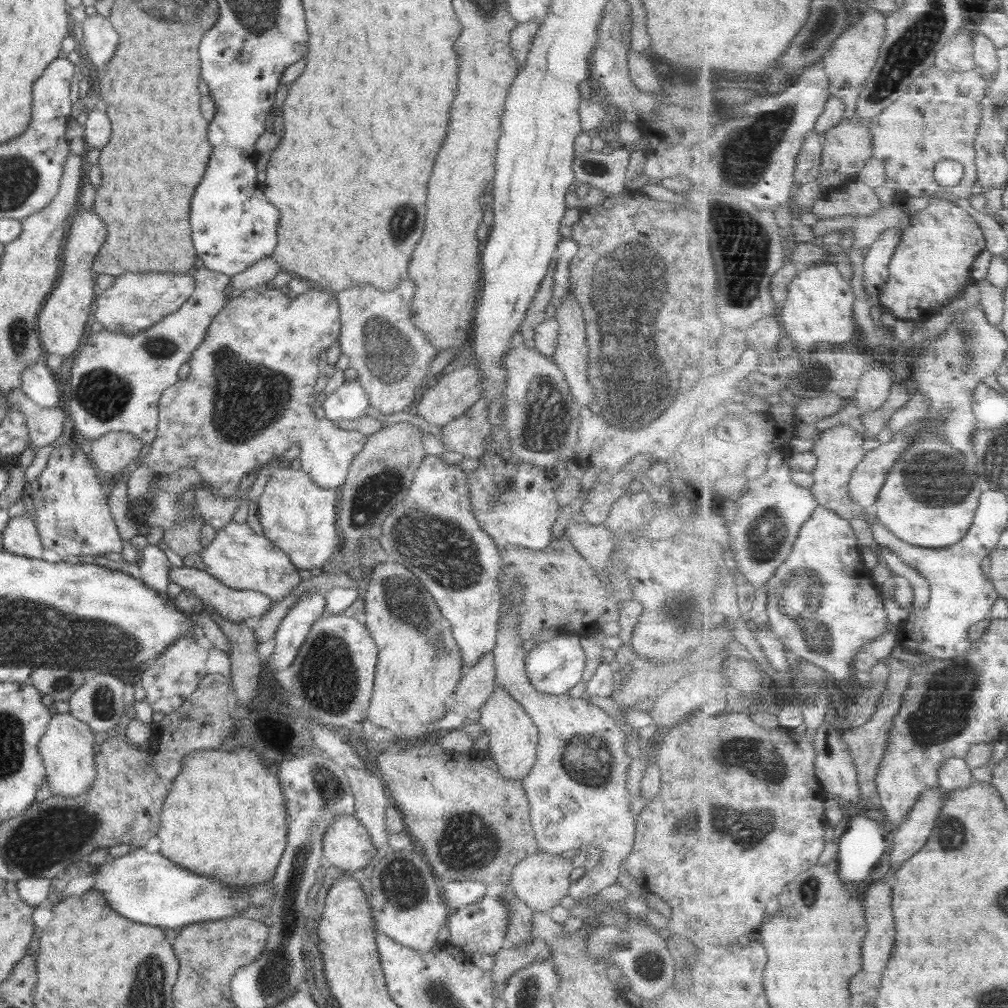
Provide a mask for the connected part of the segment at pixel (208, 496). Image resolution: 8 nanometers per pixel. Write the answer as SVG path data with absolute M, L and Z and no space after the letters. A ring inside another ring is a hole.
M194 484L194 503L197 512L203 517L208 526L212 526L217 532L222 530L232 520L242 501L239 497L226 498L219 494L213 494L208 488Z

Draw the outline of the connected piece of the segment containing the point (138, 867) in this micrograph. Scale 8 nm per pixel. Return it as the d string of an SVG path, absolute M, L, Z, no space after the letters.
M138 847L126 855L114 857L106 865L98 865L95 874L96 883L90 890L98 891L119 915L140 924L163 929L179 930L194 923L225 919L254 904L265 904L268 907L273 896L270 881L236 890L218 879L190 872L190 869L168 860L159 852L146 851L145 847Z

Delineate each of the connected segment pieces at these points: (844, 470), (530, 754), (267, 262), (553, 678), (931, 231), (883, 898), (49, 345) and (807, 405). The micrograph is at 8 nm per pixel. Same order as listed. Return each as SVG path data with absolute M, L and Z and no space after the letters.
M841 424L820 434L819 442L812 449L819 456L819 463L813 472L815 485L811 488L823 507L840 513L848 520L862 516L865 508L850 494L849 484L857 466L866 458L869 451L864 449L866 438L852 425Z
M495 684L492 694L479 708L478 723L484 727L489 739L488 751L495 760L498 770L507 779L521 780L529 775L537 759L539 729L521 704L514 700L506 689Z
M271 256L261 258L246 270L233 274L230 286L234 288L234 294L241 293L246 289L265 287L278 274L279 269L280 266Z
M558 635L549 640L538 640L538 645L527 652L525 672L528 682L538 692L547 695L568 693L569 690L582 681L585 670L586 655L578 635Z
M931 199L926 209L912 216L912 223L891 262L891 279L883 288L881 304L898 319L927 322L968 286L976 255L980 256L987 249L988 240L977 218L952 200Z
M880 882L872 886L866 898L866 910L870 916L870 936L866 938L863 956L866 956L864 970L870 974L886 972L896 946L896 920L892 908L892 894L894 888L890 884Z
M78 207L70 223L70 234L63 251L64 267L38 315L41 347L46 355L59 354L63 359L80 348L84 328L90 316L90 308L95 299L92 265L98 250L106 242L106 226L96 214Z
M825 394L812 399L803 399L795 404L794 414L798 421L814 426L816 422L840 412L848 404L849 400L840 398L838 394Z

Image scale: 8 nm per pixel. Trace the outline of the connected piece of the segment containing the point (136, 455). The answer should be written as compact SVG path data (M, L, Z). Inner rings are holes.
M107 432L86 447L90 462L96 464L99 474L104 472L118 477L139 463L143 445L143 440L131 432Z

